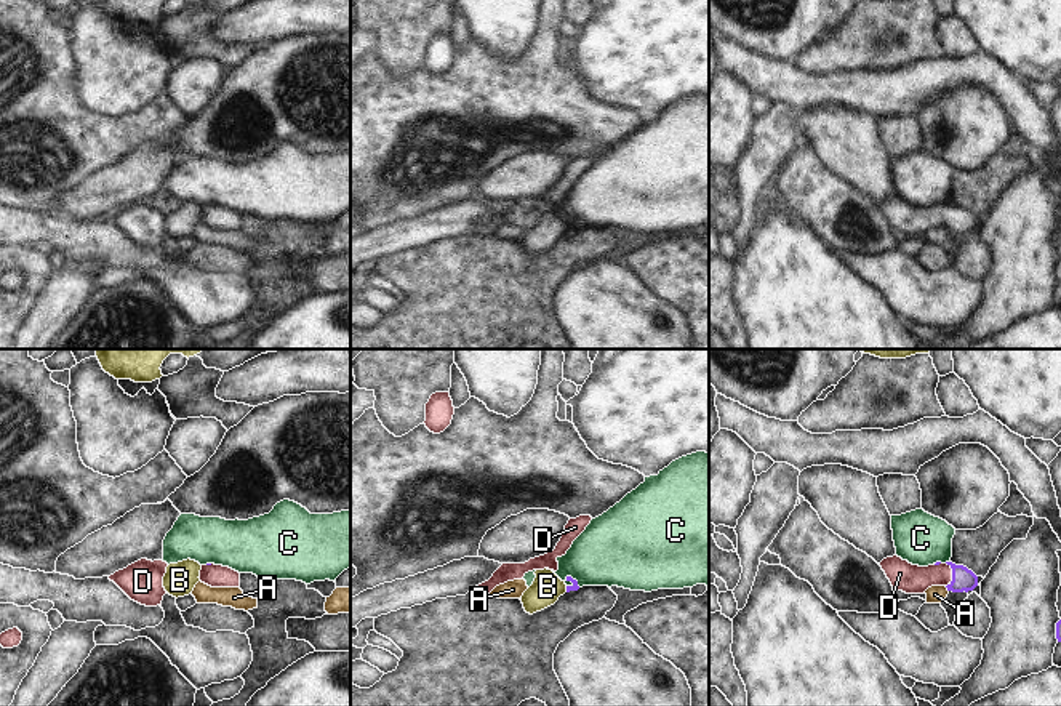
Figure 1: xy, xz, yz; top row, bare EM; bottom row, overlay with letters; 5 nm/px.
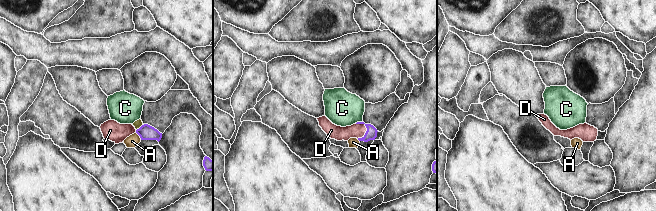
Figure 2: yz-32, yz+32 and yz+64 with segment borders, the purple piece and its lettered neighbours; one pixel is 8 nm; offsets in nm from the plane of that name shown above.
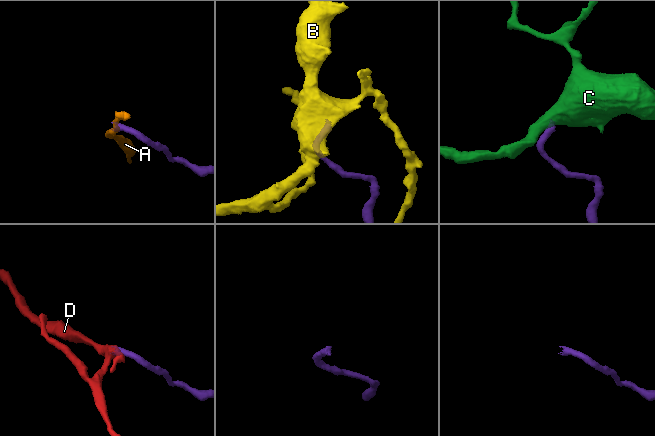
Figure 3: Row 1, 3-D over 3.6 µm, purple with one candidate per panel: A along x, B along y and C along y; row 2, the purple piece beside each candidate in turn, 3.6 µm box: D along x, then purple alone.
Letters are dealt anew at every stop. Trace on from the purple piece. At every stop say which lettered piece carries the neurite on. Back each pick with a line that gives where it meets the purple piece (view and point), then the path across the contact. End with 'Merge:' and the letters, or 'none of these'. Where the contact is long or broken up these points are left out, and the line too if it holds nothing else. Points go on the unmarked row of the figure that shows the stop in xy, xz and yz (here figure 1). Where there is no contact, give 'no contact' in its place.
D: yz (952, 216) | across yz (965, 221), (952, 216), (904, 218)
Merge: D

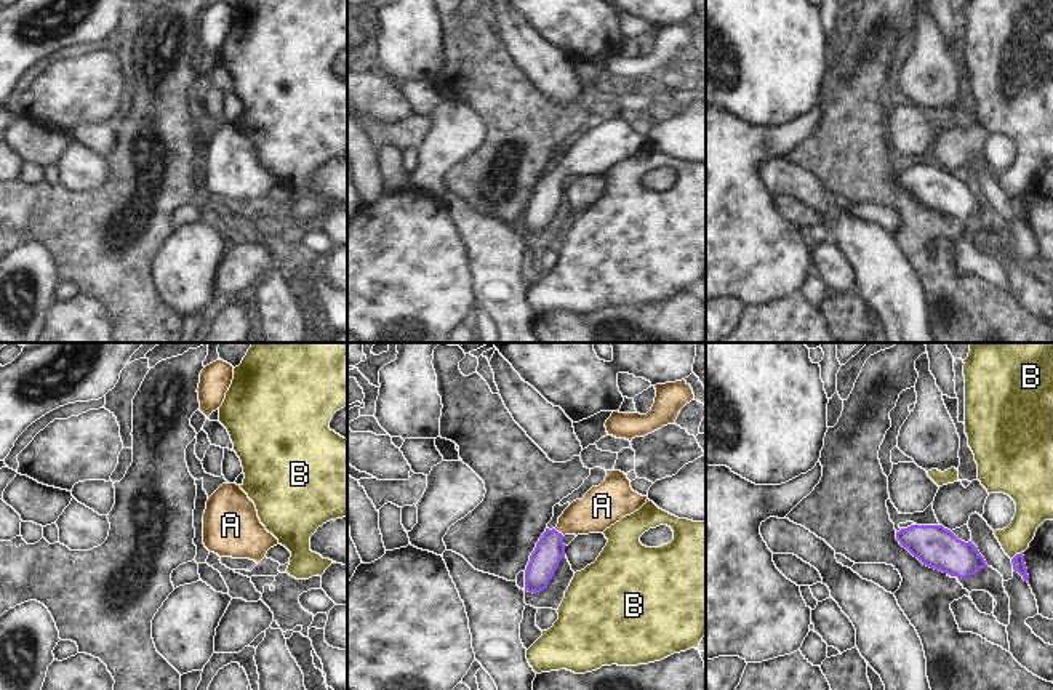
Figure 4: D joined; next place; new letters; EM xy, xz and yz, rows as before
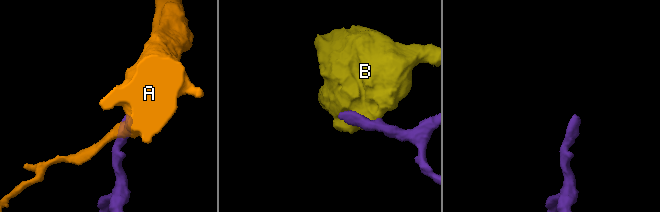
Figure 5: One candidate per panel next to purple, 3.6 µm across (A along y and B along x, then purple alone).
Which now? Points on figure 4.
A: xz (557, 173) | across xz (549, 191), (557, 173), (600, 149)
Merge: A

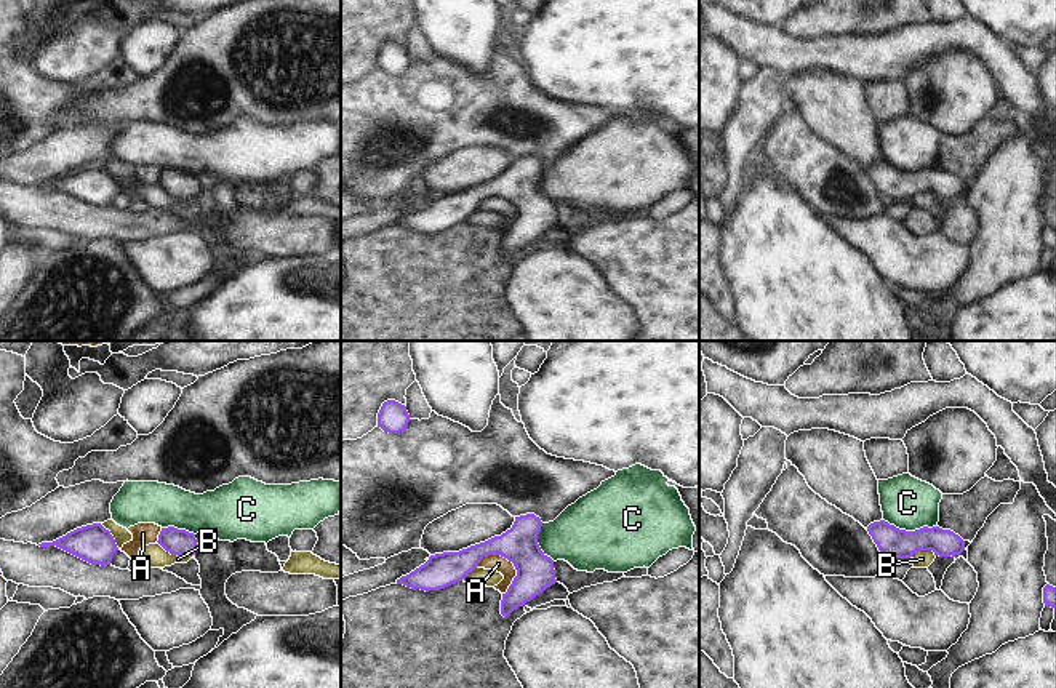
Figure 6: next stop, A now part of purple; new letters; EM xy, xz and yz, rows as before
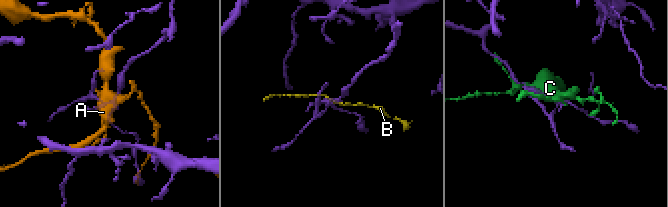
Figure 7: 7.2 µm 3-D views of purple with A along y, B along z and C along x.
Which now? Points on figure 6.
Merge: none of these

